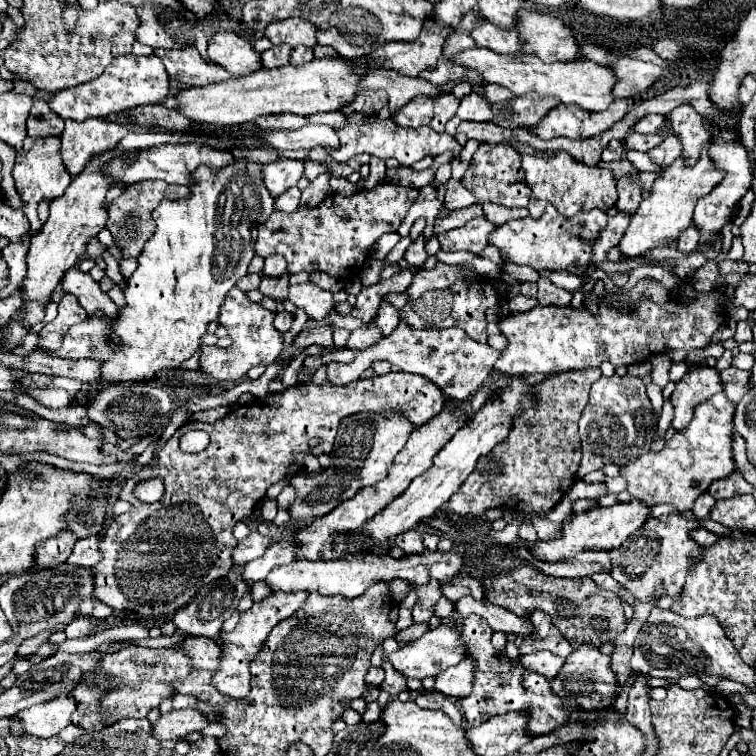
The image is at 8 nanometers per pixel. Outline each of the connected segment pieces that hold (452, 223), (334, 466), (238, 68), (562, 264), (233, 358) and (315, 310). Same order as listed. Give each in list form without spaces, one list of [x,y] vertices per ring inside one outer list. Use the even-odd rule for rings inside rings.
[[[474,204],[474,206],[468,206],[468,208],[452,210],[452,212],[448,212],[446,218],[438,218],[438,220],[436,220],[436,224],[434,224],[434,234],[446,232],[446,230],[454,230],[454,228],[458,228],[458,226],[464,226],[468,220],[483,215],[484,212],[480,204]]]
[[[358,412],[346,416],[336,434],[334,450],[330,452],[332,464],[320,472],[320,476],[308,476],[304,484],[300,484],[300,476],[294,476],[292,484],[298,490],[298,498],[290,508],[290,514],[298,522],[314,520],[316,516],[324,516],[342,504],[346,498],[354,496],[364,486],[370,486],[382,478],[386,478],[388,470],[394,464],[396,454],[404,448],[410,432],[416,426],[406,418],[404,412]]]
[[[216,32],[208,42],[208,58],[224,66],[234,76],[248,76],[262,68],[260,54],[254,52],[252,44],[236,32]]]
[[[548,204],[540,218],[526,216],[498,226],[490,234],[490,244],[500,248],[504,260],[526,264],[536,270],[566,270],[582,276],[590,268],[594,242],[600,236],[606,222],[608,222],[608,214],[600,208],[566,218],[554,208],[554,204]]]
[[[232,288],[218,316],[218,324],[230,332],[232,346],[202,348],[200,368],[204,372],[210,372],[210,384],[204,384],[204,386],[234,386],[248,372],[248,368],[256,364],[268,366],[270,362],[274,362],[284,350],[284,334],[274,328],[274,316],[276,312],[266,310],[262,304],[252,302],[244,290]]]
[[[304,282],[304,284],[294,284],[290,286],[290,294],[288,300],[294,306],[300,306],[306,310],[306,314],[312,320],[322,320],[328,316],[328,312],[334,308],[334,300],[332,294],[328,290],[322,290],[320,286],[312,284],[312,282]]]

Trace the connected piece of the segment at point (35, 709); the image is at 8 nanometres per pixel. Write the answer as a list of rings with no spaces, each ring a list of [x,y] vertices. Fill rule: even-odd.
[[[58,696],[54,702],[40,704],[40,706],[30,706],[18,714],[22,720],[26,732],[38,738],[50,738],[62,732],[66,726],[72,724],[70,716],[76,710],[78,702],[72,696]]]

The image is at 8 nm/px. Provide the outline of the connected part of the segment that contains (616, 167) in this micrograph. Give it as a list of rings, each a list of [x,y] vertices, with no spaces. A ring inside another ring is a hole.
[[[624,158],[624,160],[618,160],[618,162],[600,162],[600,166],[604,166],[604,168],[610,168],[612,172],[614,172],[614,176],[616,176],[616,180],[618,180],[618,176],[626,176],[626,172],[630,172],[630,168],[632,168],[632,164]]]

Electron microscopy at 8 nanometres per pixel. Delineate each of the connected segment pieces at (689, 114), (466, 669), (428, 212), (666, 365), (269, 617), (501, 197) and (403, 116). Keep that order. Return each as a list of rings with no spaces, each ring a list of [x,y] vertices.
[[[680,104],[670,114],[672,130],[682,142],[682,154],[688,158],[688,164],[698,160],[700,146],[712,138],[712,128],[692,106]]]
[[[464,656],[464,660],[460,664],[448,668],[446,672],[440,672],[436,676],[434,690],[438,690],[440,694],[456,696],[456,698],[468,696],[468,690],[472,688],[474,672],[476,672],[476,660],[470,656]]]
[[[430,182],[430,184],[426,184],[424,188],[420,188],[418,198],[414,200],[412,208],[408,210],[406,218],[402,220],[402,224],[400,224],[400,228],[398,228],[398,234],[400,234],[400,236],[408,236],[408,232],[410,232],[410,228],[412,228],[412,224],[414,224],[416,218],[426,218],[428,224],[432,226],[434,220],[436,220],[436,216],[438,216],[438,208],[442,206],[444,194],[446,194],[444,184]]]
[[[656,354],[650,358],[652,362],[652,384],[658,384],[660,388],[664,388],[670,380],[668,380],[668,370],[672,366],[668,354]]]
[[[292,592],[292,594],[270,594],[268,598],[260,600],[260,602],[254,602],[252,608],[244,614],[240,614],[240,622],[238,626],[232,630],[232,632],[220,632],[220,638],[224,642],[224,648],[222,648],[222,664],[218,668],[218,672],[214,674],[212,678],[212,684],[222,692],[222,694],[228,694],[232,698],[244,698],[250,691],[250,671],[248,664],[256,658],[256,654],[262,650],[268,634],[272,632],[272,628],[294,616],[306,602],[308,594],[306,592]]]
[[[480,144],[476,150],[462,184],[482,202],[496,202],[506,207],[527,207],[530,200],[530,188],[526,184],[524,170],[520,166],[520,154],[508,144]]]
[[[418,96],[414,100],[410,100],[402,110],[396,112],[394,120],[396,124],[400,126],[406,126],[406,128],[420,128],[420,126],[426,126],[430,124],[432,120],[432,104],[434,100],[428,98],[428,96]]]

